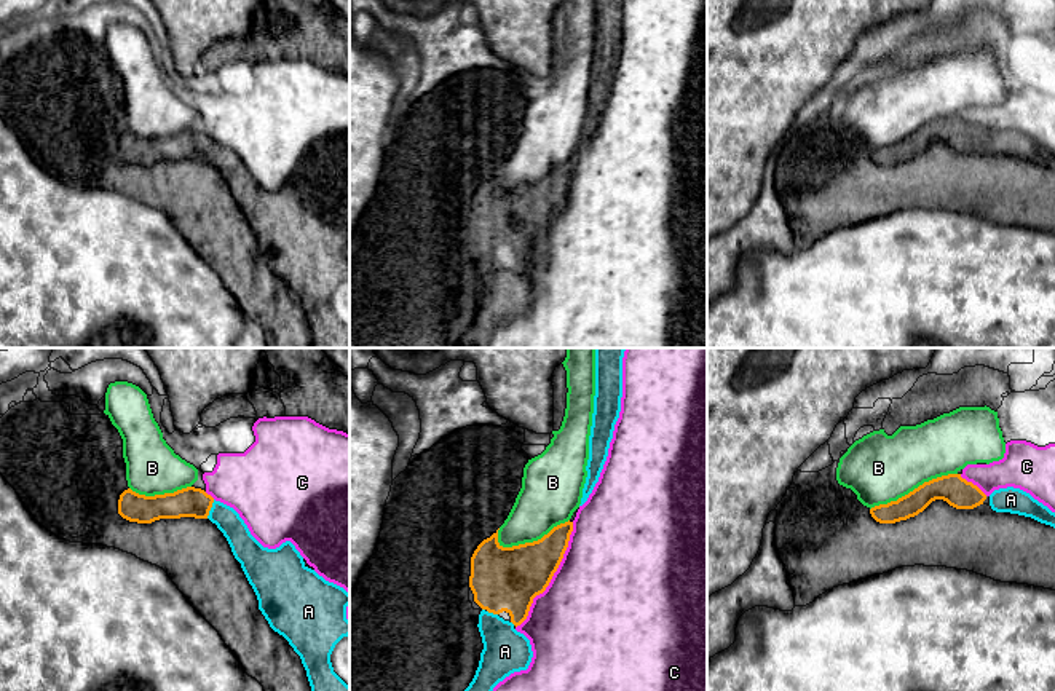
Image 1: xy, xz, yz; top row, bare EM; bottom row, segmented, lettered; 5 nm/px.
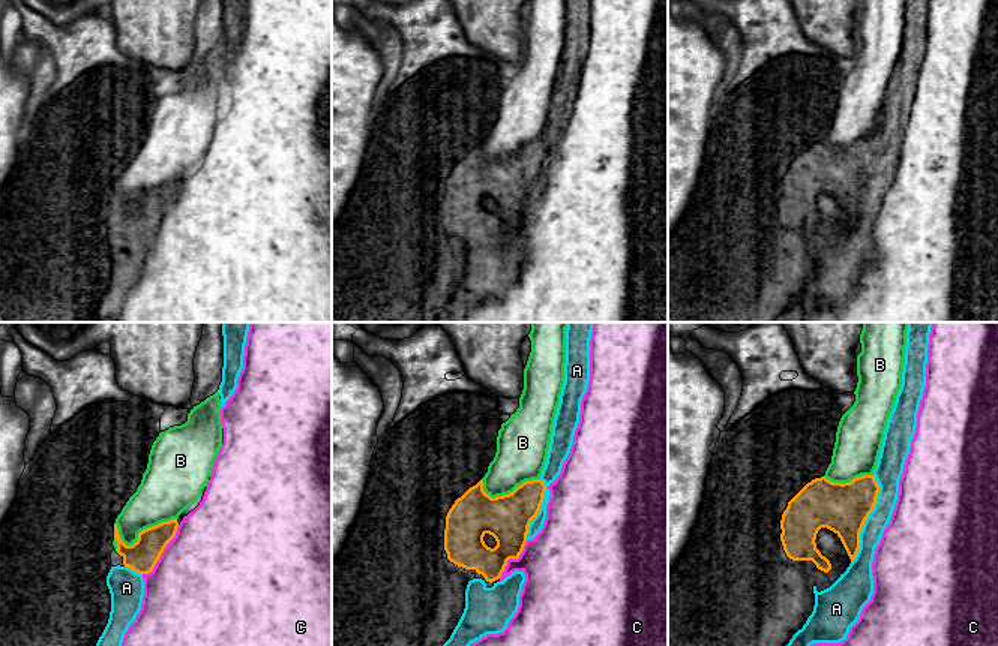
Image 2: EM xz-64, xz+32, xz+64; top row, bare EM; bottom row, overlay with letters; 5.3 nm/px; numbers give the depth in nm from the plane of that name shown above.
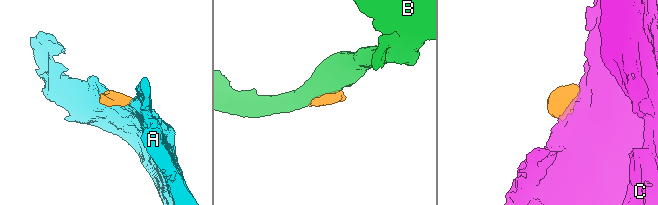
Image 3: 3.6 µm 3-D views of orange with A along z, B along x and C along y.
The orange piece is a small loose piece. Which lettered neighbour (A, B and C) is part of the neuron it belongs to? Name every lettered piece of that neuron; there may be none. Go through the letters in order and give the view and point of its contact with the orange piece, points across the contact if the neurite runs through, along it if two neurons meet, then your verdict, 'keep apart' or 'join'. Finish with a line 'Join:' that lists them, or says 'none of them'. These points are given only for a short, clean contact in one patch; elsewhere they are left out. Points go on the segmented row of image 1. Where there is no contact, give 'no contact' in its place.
A: xy (209, 509) | join
B: yz (915, 489) | keep apart
C: xz (553, 575) | keep apart
Join: A

